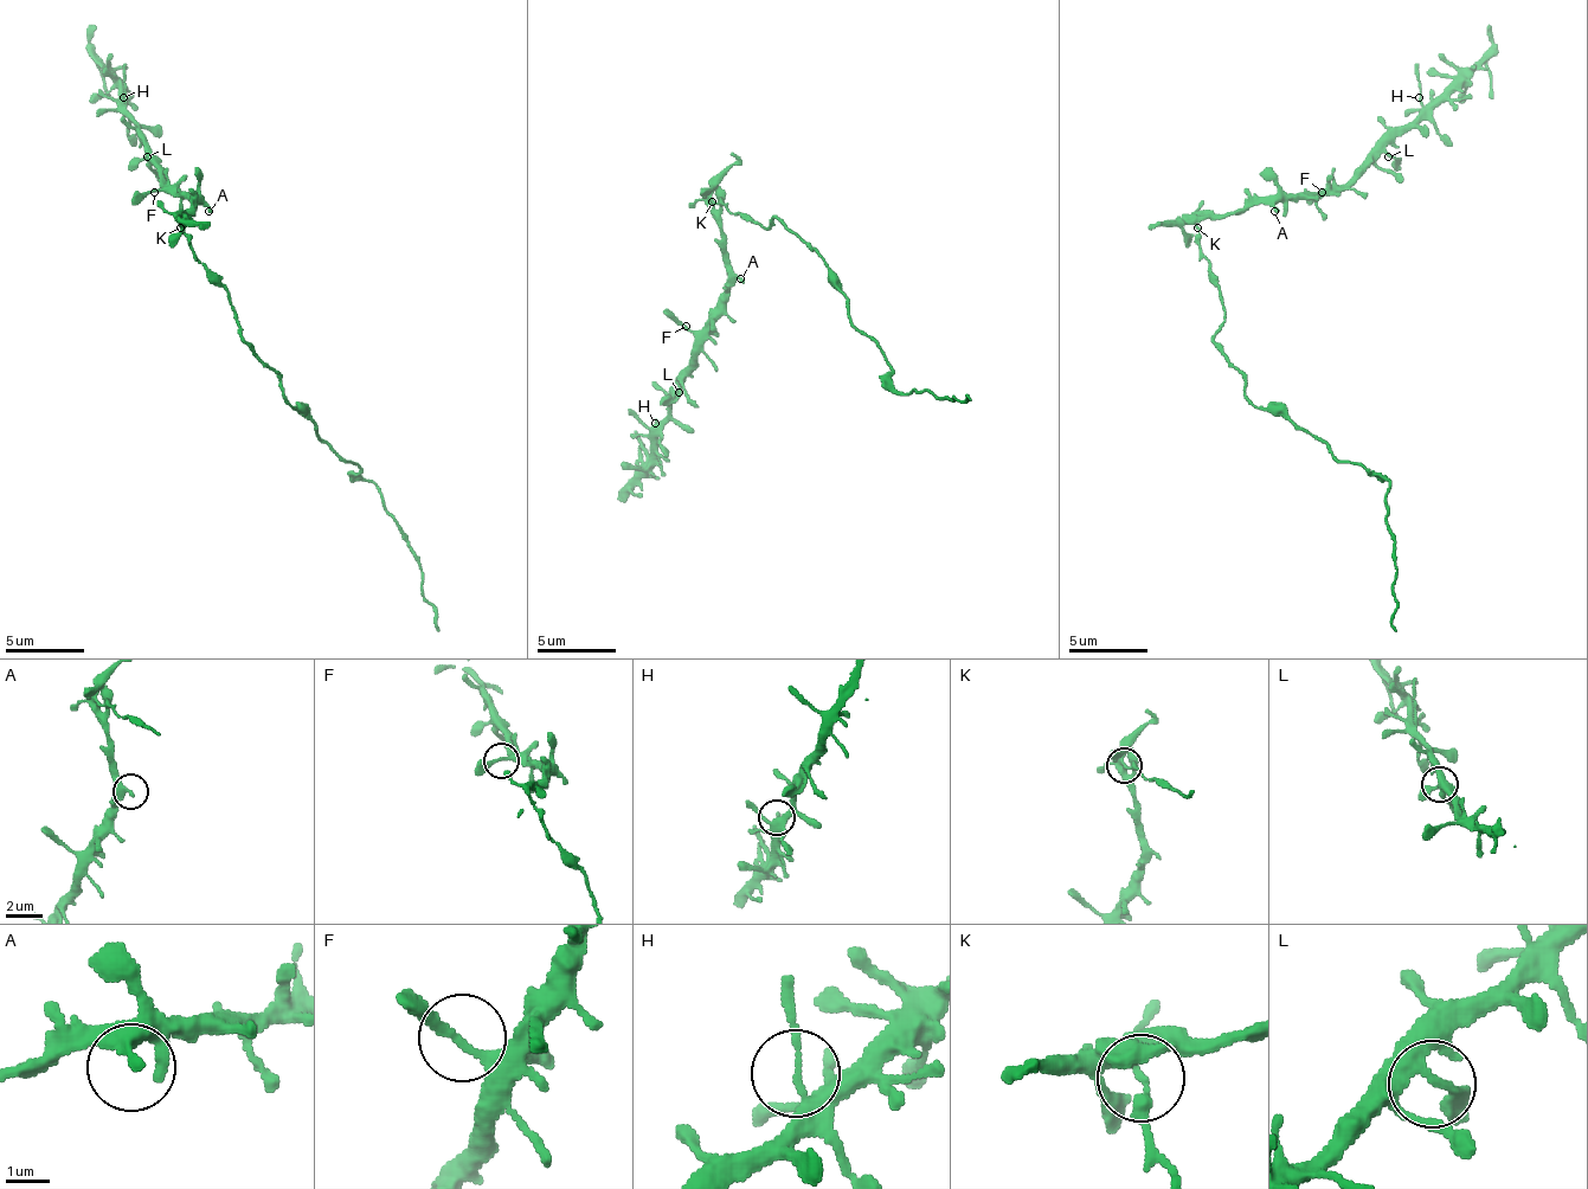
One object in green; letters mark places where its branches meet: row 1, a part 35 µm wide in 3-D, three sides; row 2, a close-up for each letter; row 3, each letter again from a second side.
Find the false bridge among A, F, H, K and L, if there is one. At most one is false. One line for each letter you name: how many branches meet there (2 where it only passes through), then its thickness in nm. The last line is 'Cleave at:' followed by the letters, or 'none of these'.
K: Branches: 4. Thickness 240 nm
Cleave at: K

